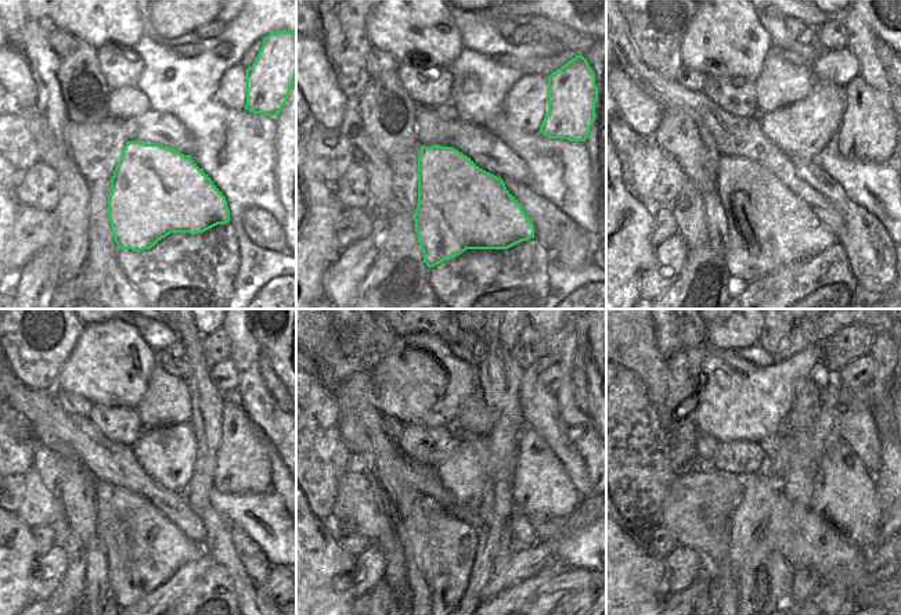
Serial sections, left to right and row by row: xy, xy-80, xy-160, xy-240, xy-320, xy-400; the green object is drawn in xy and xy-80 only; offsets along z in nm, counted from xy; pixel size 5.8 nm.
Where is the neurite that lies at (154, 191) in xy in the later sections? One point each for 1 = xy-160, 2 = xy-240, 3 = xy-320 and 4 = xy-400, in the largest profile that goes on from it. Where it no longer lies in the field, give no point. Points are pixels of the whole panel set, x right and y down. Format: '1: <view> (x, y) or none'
1: xy-160 (768, 227)
2: xy-240 (144, 549)
3: xy-320 (444, 547)
4: xy-400 (764, 576)

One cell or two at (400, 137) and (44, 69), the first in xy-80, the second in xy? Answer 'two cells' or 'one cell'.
two cells

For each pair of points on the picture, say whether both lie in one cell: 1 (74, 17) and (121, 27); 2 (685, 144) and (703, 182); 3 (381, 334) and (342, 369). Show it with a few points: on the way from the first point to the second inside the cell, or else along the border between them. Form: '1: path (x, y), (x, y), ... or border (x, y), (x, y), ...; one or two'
1: path (85, 17), (110, 17); one
2: path (695, 154), (702, 172); one
3: path (371, 340), (352, 359); one

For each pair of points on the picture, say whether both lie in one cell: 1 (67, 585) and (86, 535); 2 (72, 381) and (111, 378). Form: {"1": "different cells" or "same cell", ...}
{"1": "different cells", "2": "same cell"}

